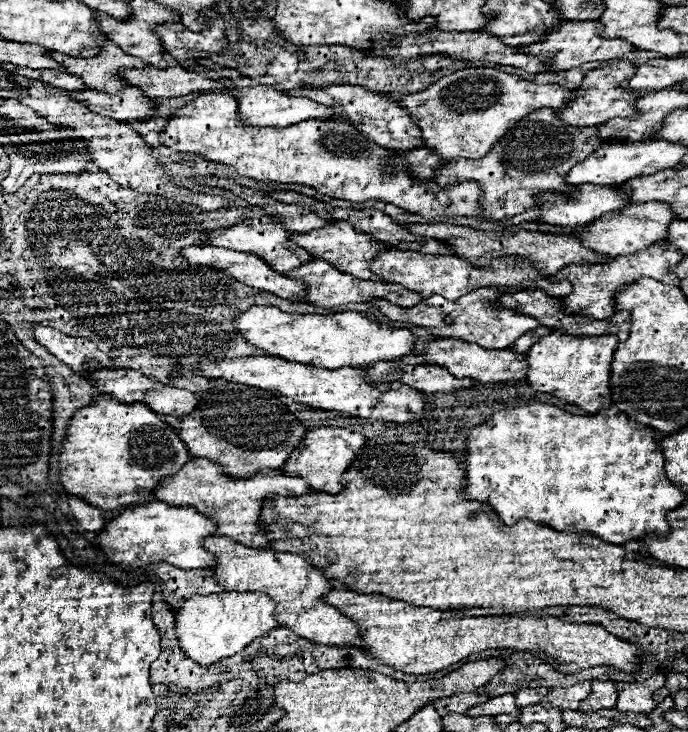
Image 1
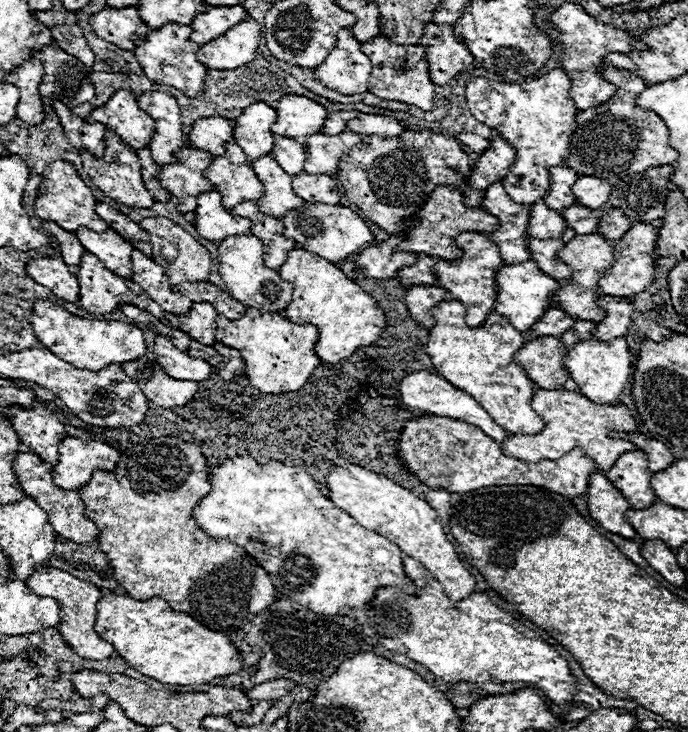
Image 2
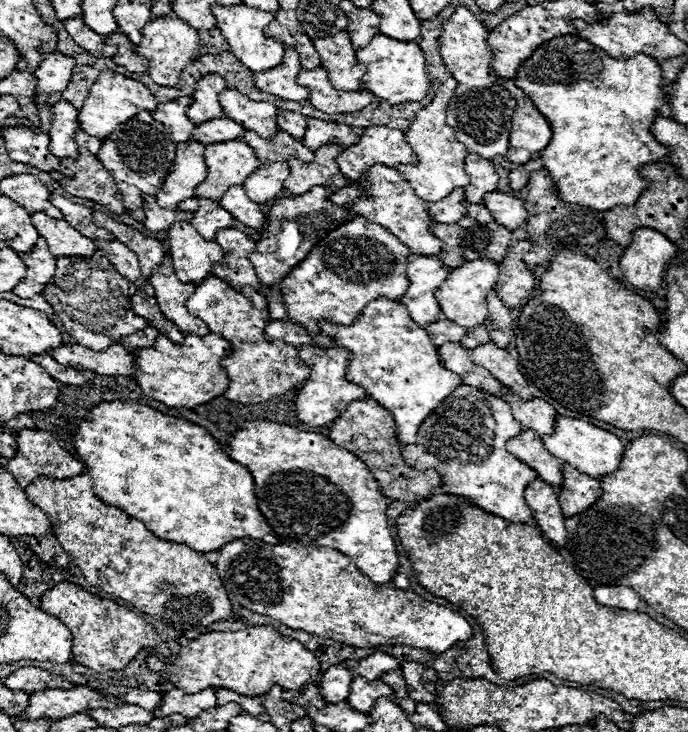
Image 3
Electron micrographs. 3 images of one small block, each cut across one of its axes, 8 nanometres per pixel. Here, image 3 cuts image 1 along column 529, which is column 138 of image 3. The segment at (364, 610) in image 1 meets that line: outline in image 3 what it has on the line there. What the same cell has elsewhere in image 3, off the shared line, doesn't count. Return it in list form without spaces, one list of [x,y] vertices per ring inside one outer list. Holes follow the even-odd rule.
[[[60,582],[44,592],[40,598],[40,608],[60,618],[68,626],[72,632],[72,660],[92,668],[94,672],[124,670],[126,664],[138,654],[138,650],[150,646],[160,652],[164,648],[164,642],[154,632],[154,628],[138,614],[124,606],[118,606],[112,600],[98,598],[70,582]]]

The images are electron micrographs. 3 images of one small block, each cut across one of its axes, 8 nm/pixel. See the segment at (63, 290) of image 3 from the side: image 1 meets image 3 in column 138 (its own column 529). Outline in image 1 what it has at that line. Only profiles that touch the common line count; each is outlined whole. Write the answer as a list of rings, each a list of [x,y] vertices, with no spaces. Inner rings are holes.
[[[480,288],[476,292],[470,292],[458,300],[446,300],[438,294],[432,294],[428,300],[420,302],[414,308],[396,308],[394,304],[388,304],[384,300],[370,300],[368,304],[376,310],[380,310],[384,316],[388,316],[392,322],[410,322],[420,328],[428,328],[434,336],[440,338],[458,338],[466,342],[474,342],[482,348],[490,350],[504,350],[514,340],[518,340],[522,334],[530,332],[538,326],[538,320],[524,314],[514,314],[512,310],[496,310],[494,300],[496,296],[504,294],[504,290],[492,290],[492,288]]]

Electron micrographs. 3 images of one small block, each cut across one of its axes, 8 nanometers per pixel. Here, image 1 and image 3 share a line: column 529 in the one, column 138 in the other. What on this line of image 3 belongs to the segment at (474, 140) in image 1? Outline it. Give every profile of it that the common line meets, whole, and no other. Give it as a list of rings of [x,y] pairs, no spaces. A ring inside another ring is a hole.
[[[104,70],[96,78],[96,82],[92,84],[92,88],[84,100],[84,106],[80,108],[80,114],[78,114],[80,116],[80,128],[84,132],[88,132],[90,136],[104,140],[108,134],[112,134],[116,130],[118,124],[128,122],[132,116],[136,116],[142,110],[152,112],[156,106],[158,106],[158,102],[154,98],[154,94],[142,82],[126,78],[124,74],[116,74],[112,70]]]

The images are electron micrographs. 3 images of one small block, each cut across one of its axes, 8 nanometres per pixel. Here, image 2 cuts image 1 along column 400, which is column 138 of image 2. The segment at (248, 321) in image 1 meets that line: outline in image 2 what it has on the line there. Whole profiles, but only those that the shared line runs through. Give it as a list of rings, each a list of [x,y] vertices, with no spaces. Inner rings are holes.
[[[38,300],[34,304],[32,316],[30,316],[32,330],[40,344],[44,344],[50,352],[60,356],[62,360],[68,360],[76,368],[86,370],[102,370],[110,364],[122,364],[132,362],[146,354],[144,334],[140,328],[116,320],[86,320],[78,318],[70,312],[66,312],[60,306],[54,306],[50,300]]]

